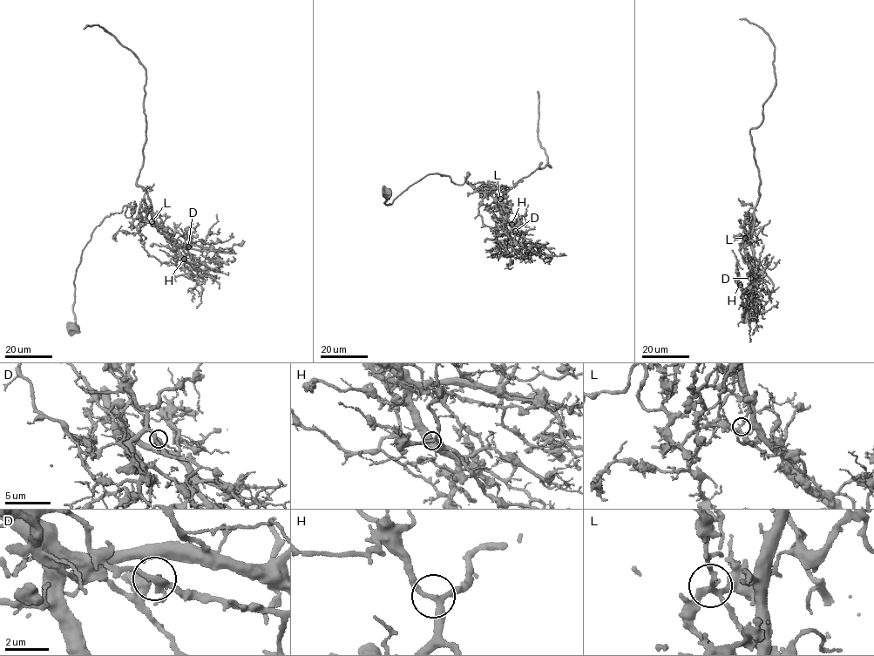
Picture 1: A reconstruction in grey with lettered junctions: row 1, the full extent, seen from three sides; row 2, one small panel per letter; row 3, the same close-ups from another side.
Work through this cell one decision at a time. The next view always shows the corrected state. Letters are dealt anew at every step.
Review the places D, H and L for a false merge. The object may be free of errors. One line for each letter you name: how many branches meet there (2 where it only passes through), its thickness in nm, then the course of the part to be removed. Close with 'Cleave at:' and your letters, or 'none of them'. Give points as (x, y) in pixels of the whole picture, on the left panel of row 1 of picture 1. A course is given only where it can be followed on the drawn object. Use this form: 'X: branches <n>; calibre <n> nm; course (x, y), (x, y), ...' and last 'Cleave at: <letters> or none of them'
D: branches 3; calibre 180 nm; course (188, 246), (210, 250), (169, 237), (137, 184), (145, 138), (145, 68), (102, 28), (84, 29)
Cleave at: D

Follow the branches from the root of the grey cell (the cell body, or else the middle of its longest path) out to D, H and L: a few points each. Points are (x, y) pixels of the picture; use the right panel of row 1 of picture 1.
D: (747, 316), (768, 300), (773, 287), (753, 255), (748, 237), (759, 221), (749, 213), (743, 241), (750, 277)
H: (747, 316), (773, 287), (753, 255), (748, 237), (759, 221), (749, 213), (752, 280), (740, 285)
L: (747, 316), (768, 300), (773, 282), (753, 255), (748, 237), (759, 221), (749, 213), (745, 238)

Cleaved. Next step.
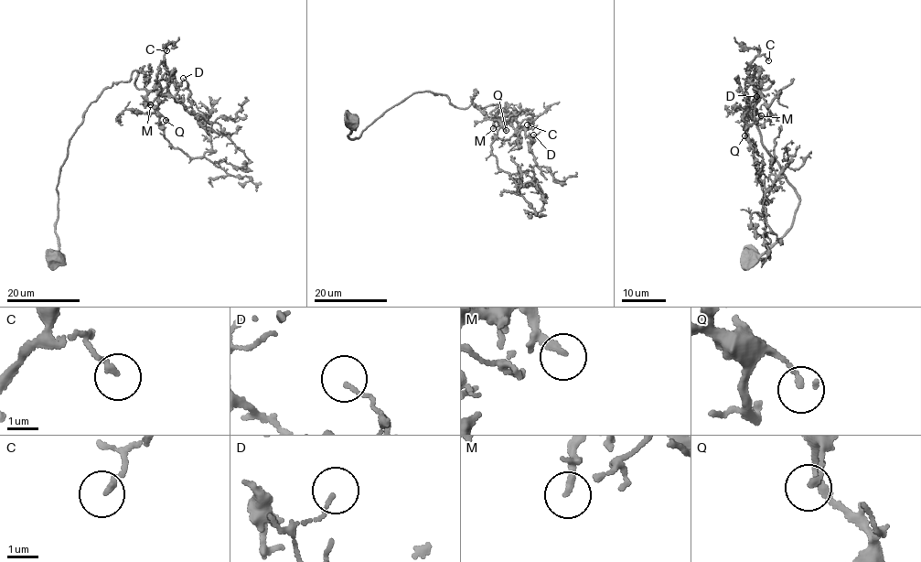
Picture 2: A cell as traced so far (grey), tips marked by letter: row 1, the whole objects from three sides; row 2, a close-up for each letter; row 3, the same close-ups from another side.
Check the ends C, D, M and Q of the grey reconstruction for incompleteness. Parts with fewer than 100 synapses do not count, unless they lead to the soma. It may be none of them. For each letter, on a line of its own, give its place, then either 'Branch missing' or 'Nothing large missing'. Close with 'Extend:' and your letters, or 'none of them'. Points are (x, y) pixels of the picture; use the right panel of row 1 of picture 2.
C: Place: (768, 60). Nothing large missing
D: Place: (756, 96). Nothing large missing
M: Place: (761, 115). Branch missing
Q: Place: (744, 135). Nothing large missing
Extend: M

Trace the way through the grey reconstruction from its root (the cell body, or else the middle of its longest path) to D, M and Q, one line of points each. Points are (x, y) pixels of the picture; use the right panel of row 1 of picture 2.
D: (750, 258), (789, 229), (799, 202), (762, 145), (752, 109), (773, 81), (755, 66), (744, 130), (756, 96)
M: (750, 258), (789, 229), (799, 202), (762, 145), (752, 109), (773, 81), (755, 76), (755, 66), (761, 115)
Q: (750, 258), (789, 229), (799, 202), (762, 145), (752, 109), (773, 81), (755, 66), (744, 135)

